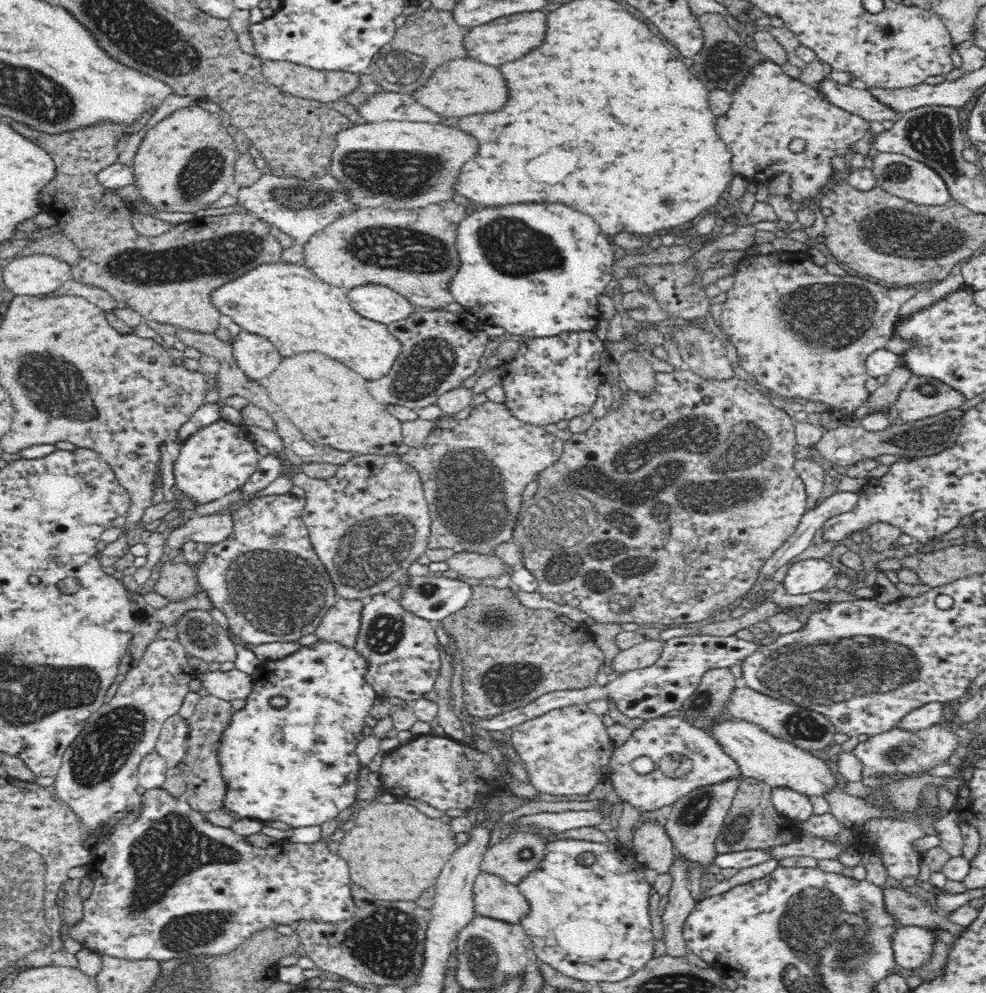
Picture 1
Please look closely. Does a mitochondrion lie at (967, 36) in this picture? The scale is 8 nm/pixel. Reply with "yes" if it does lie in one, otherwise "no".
no

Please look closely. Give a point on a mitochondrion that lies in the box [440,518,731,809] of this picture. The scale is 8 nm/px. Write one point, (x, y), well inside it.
(505, 684)

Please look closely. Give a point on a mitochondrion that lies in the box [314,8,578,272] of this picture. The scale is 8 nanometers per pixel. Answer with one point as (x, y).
(398, 175)

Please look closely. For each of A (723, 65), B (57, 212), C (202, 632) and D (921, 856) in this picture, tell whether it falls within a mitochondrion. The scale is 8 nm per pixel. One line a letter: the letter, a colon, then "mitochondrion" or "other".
A: mitochondrion
B: other
C: mitochondrion
D: other

